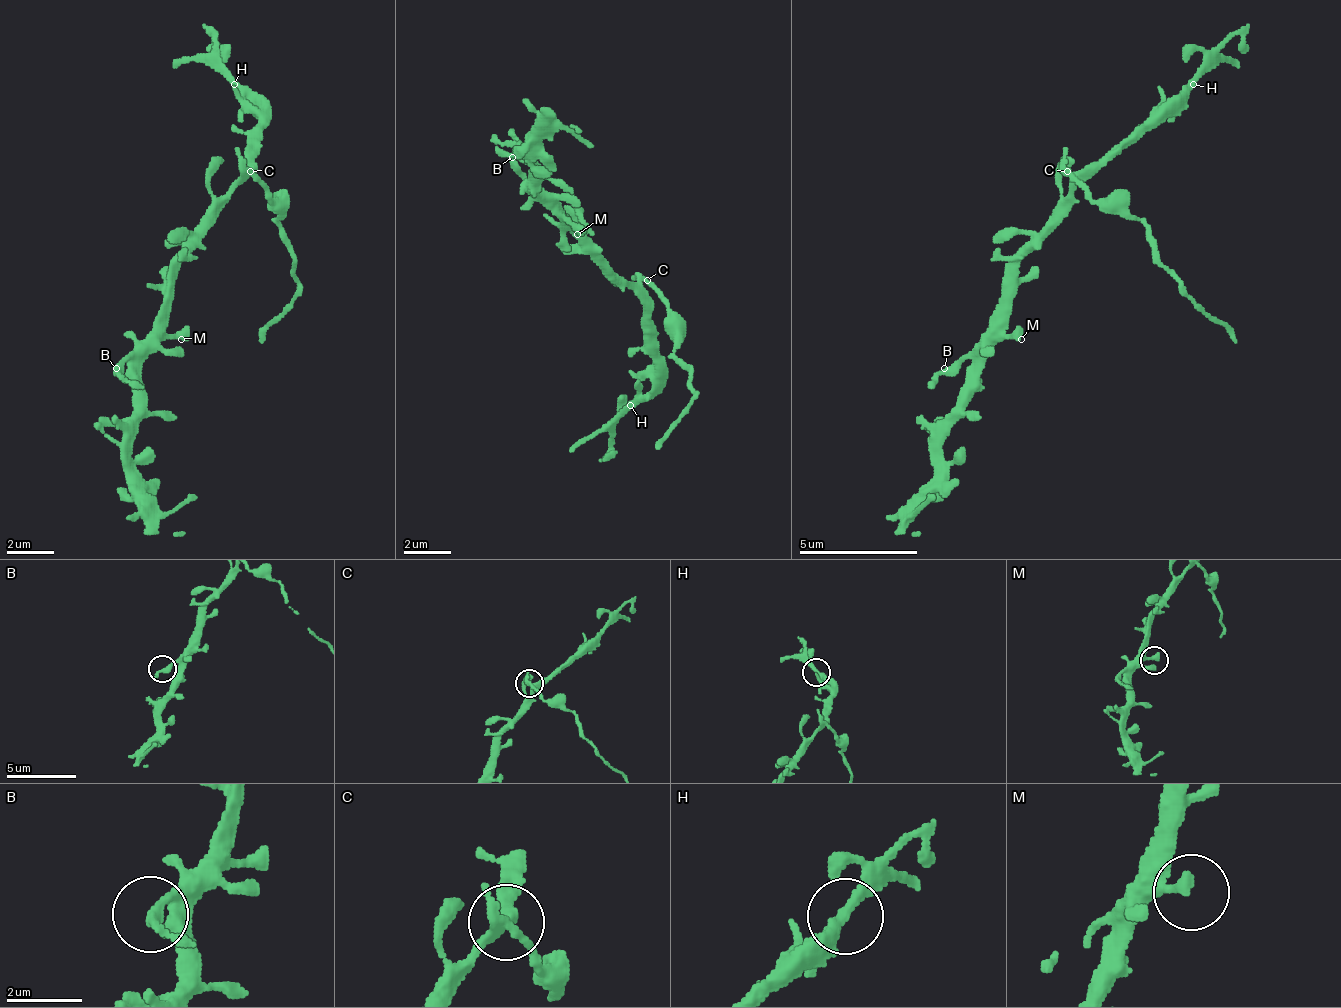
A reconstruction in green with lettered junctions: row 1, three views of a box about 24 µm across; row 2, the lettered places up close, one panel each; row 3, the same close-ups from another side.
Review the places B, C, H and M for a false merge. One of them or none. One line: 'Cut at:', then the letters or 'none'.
Cut at: C

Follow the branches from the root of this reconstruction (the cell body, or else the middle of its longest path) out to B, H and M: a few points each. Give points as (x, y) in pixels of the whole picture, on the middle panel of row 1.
B: (589, 245), (565, 222), (565, 216), (518, 169), (518, 163), (512, 157)
H: (589, 245), (636, 293), (642, 305), (642, 352), (654, 364), (654, 370), (642, 382), (642, 393), (630, 405)
M: (589, 245), (565, 222), (565, 216), (577, 234)

